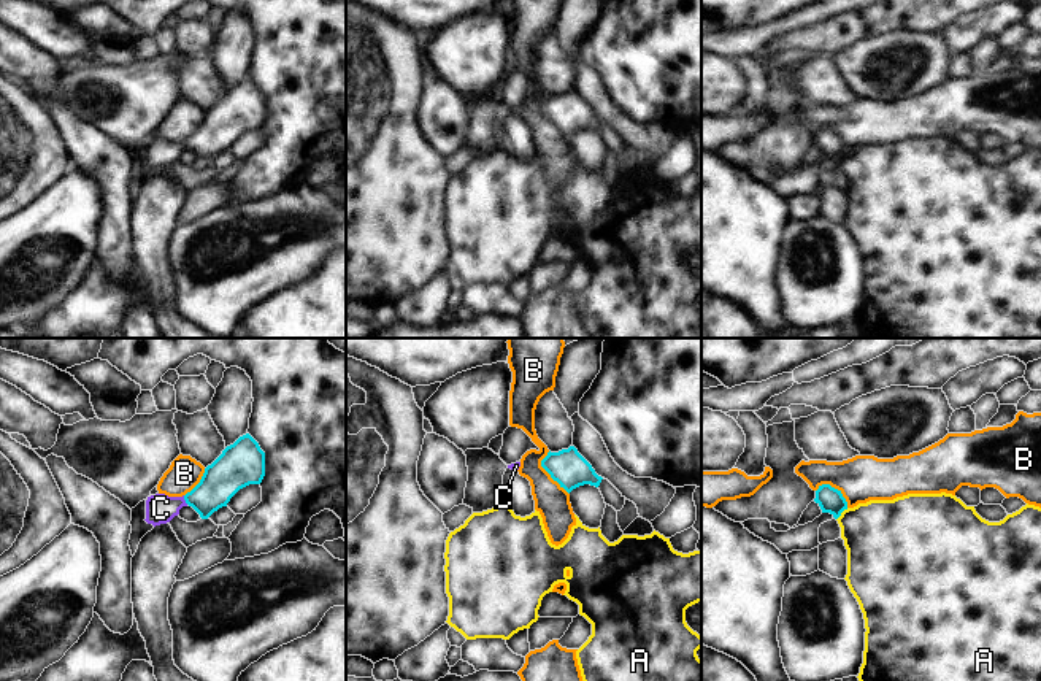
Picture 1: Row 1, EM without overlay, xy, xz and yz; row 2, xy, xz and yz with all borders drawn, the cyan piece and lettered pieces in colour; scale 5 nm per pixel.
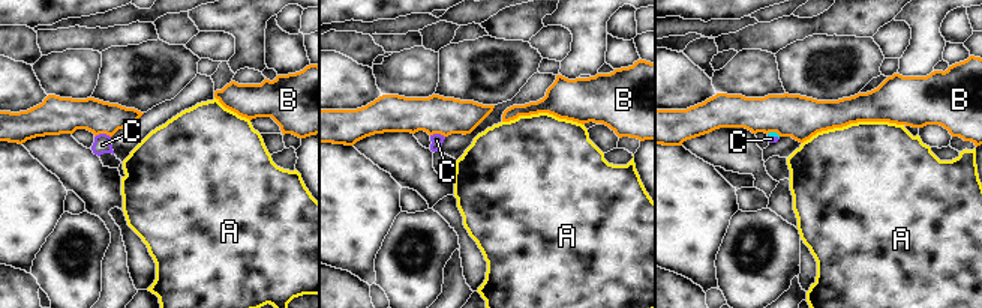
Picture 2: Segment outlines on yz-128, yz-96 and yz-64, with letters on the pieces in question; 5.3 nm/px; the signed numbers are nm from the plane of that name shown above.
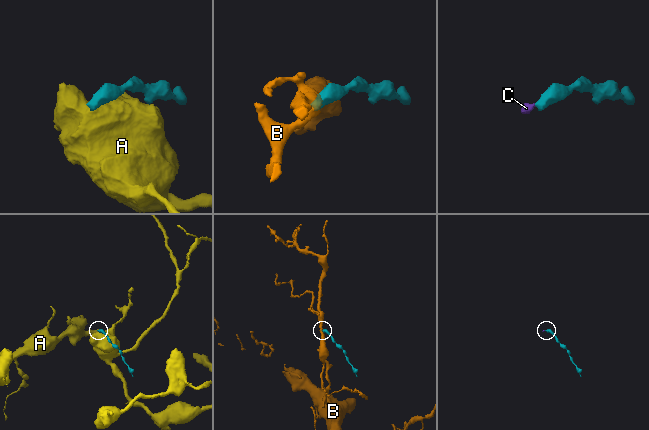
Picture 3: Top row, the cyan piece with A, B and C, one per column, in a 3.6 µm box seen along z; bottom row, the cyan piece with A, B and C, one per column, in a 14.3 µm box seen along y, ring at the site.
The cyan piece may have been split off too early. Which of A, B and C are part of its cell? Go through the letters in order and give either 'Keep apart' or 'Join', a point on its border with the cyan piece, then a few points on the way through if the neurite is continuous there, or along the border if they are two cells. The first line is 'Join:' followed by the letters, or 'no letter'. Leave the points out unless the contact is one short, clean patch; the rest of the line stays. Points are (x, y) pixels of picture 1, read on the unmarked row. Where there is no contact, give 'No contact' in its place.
Join: C
A: Keep apart. Touches cyan at yz (841, 156). Boundary: yz (848, 153), (837, 164)
B: Keep apart. Touches cyan at xz (548, 116). Boundary: xz (548, 96), (541, 111), (568, 138)
C: Join. Touches cyan at xy (184, 143). Path across: xy (221, 124), (202, 143), (184, 143), (161, 153).

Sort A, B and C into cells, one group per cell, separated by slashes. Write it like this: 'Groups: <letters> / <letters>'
Groups: A / B / C.

